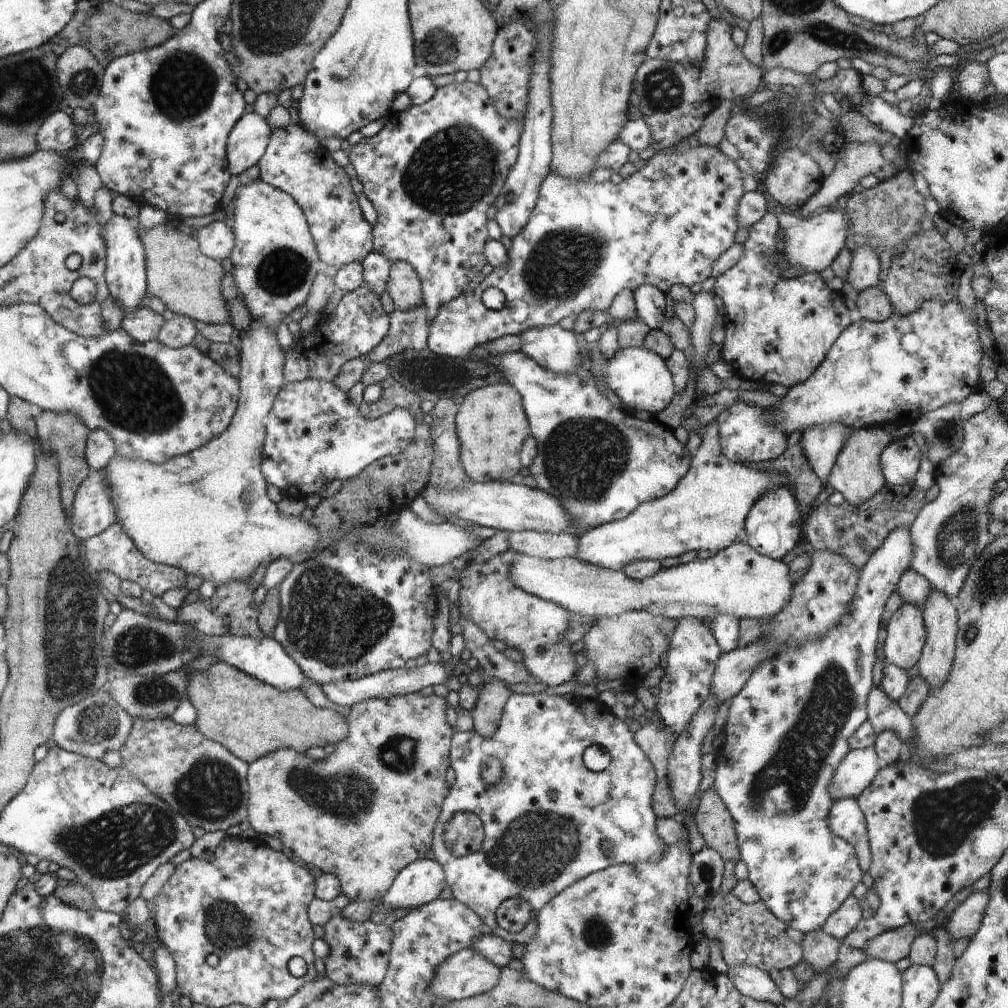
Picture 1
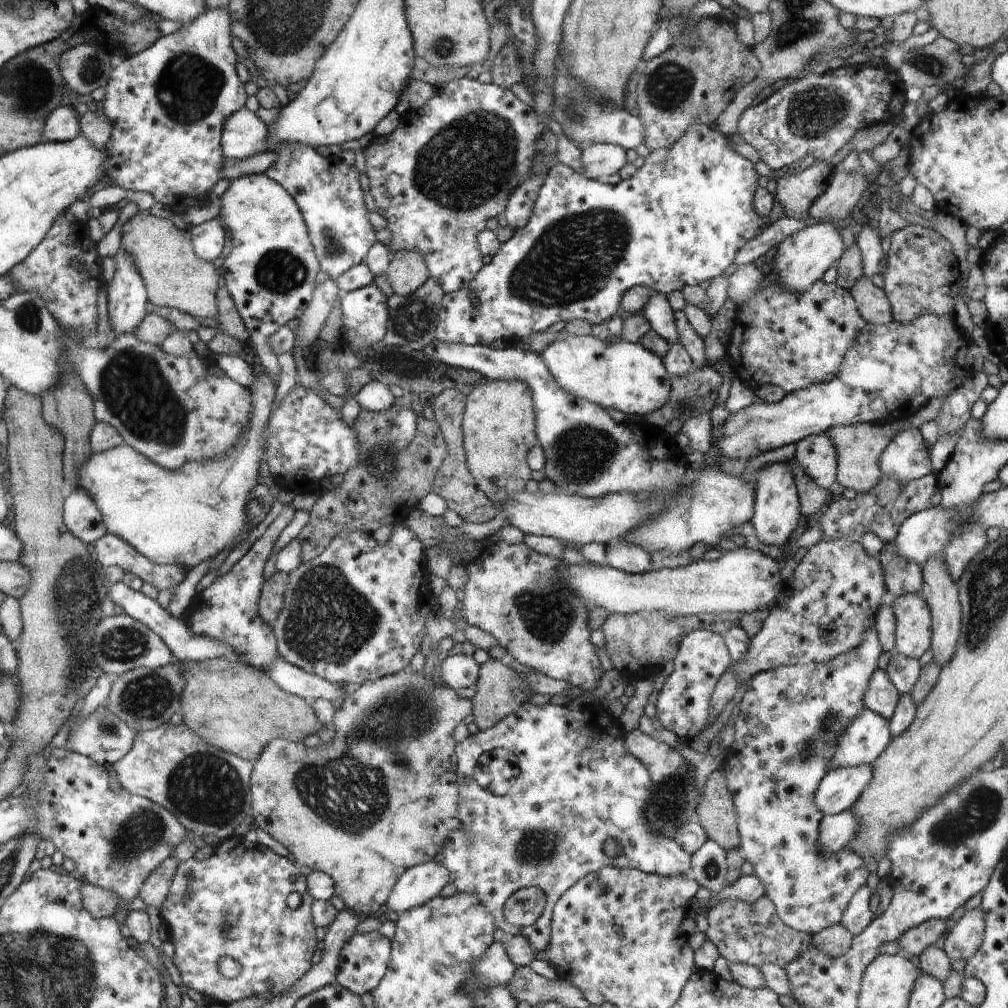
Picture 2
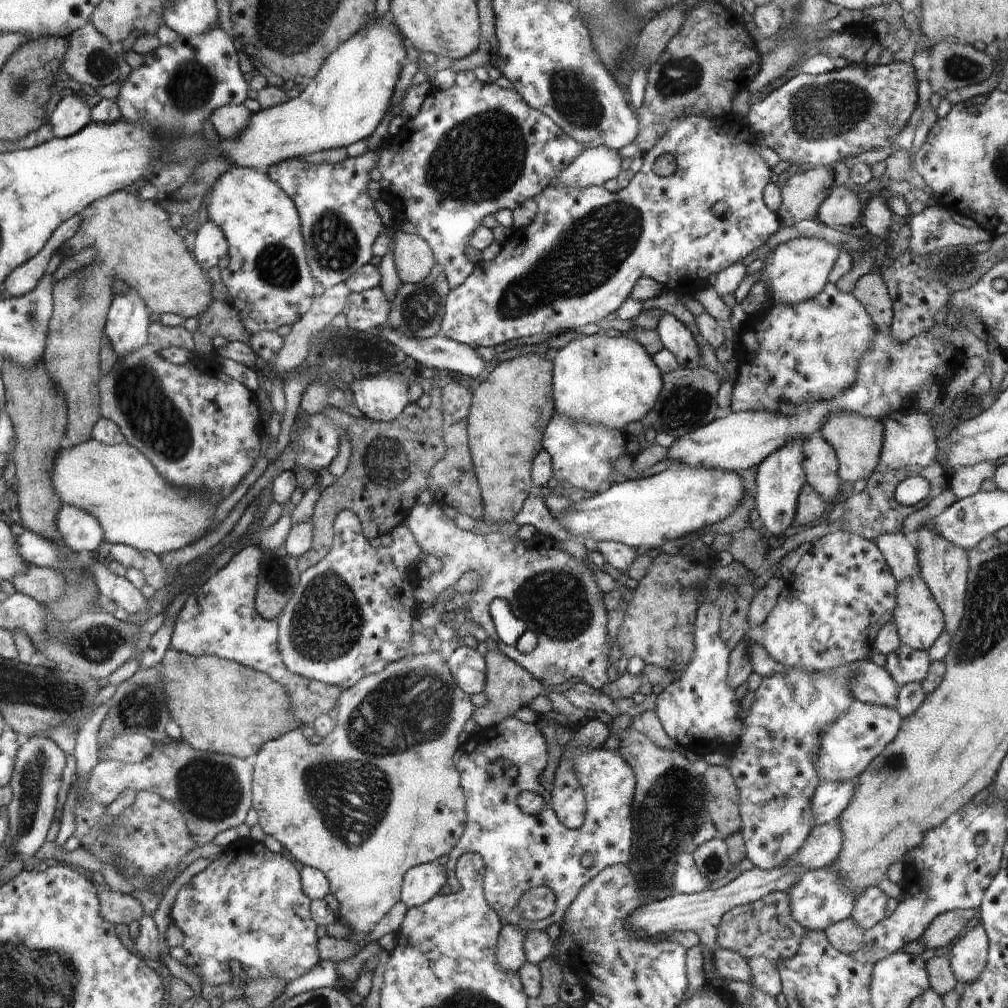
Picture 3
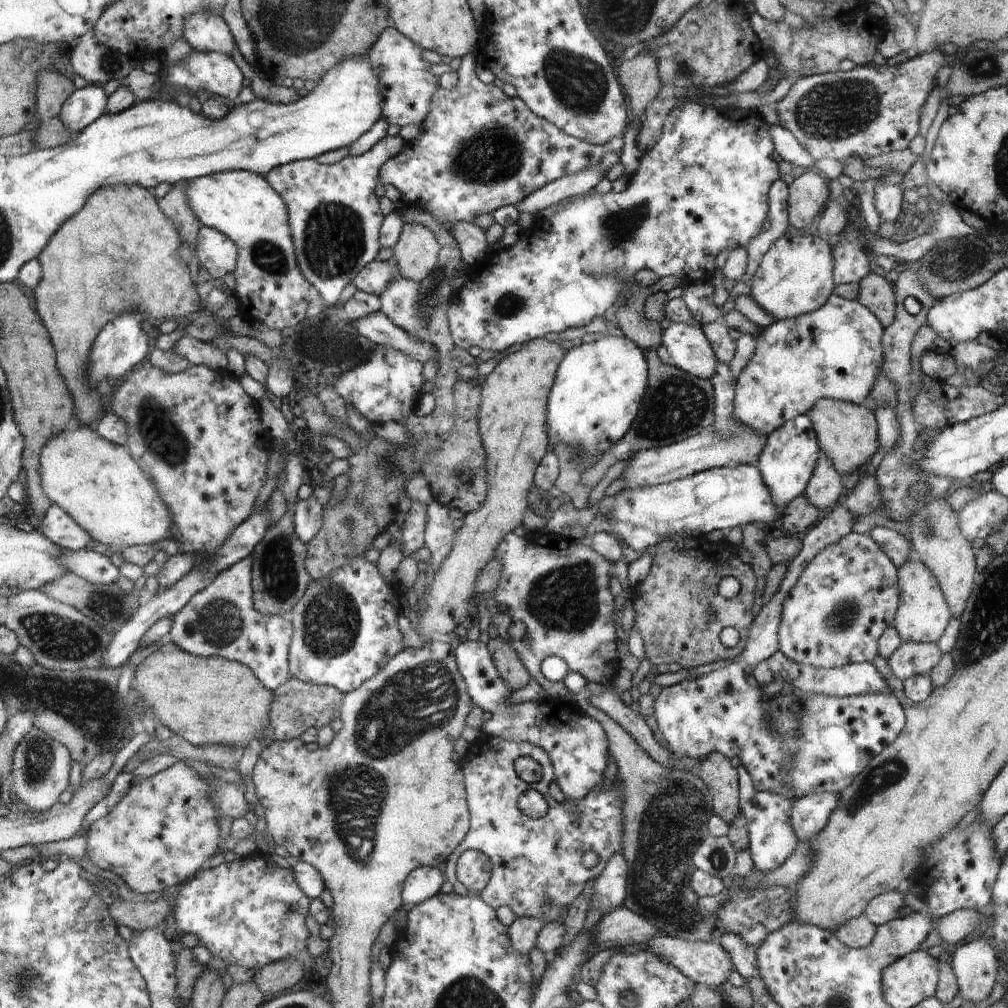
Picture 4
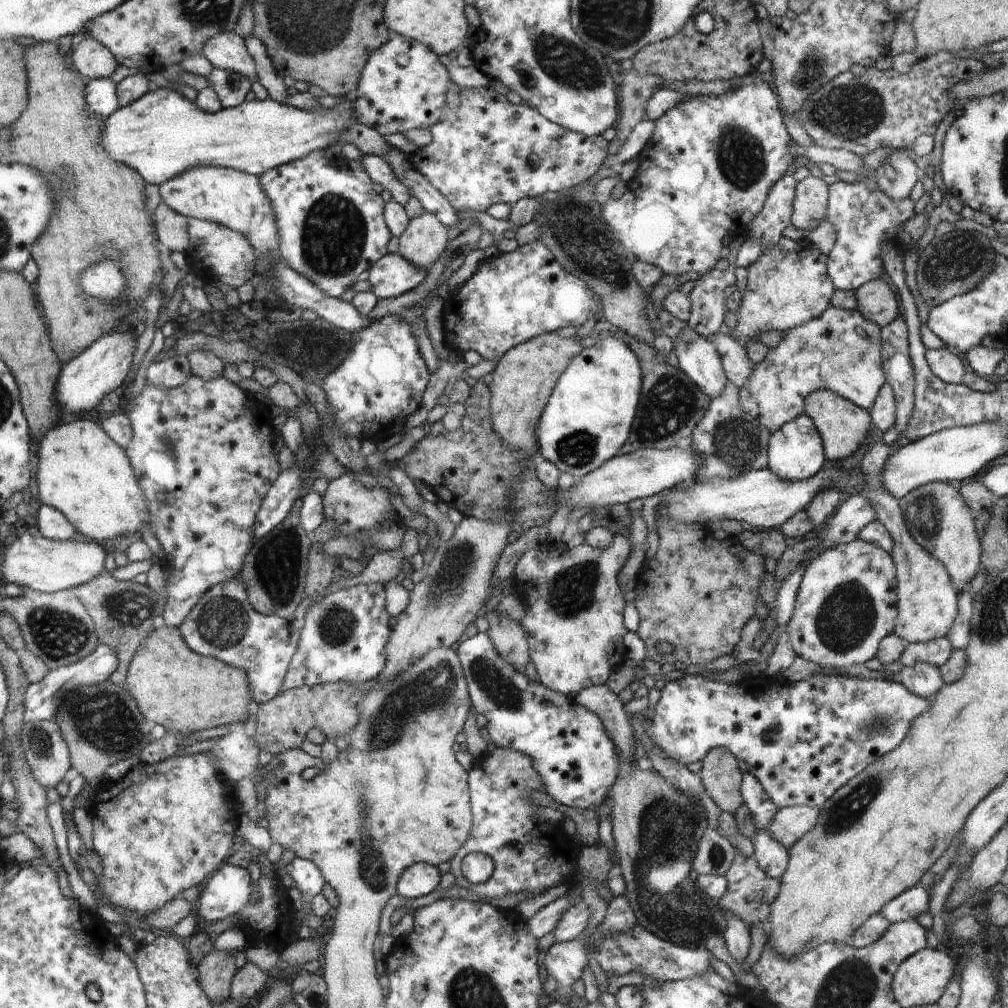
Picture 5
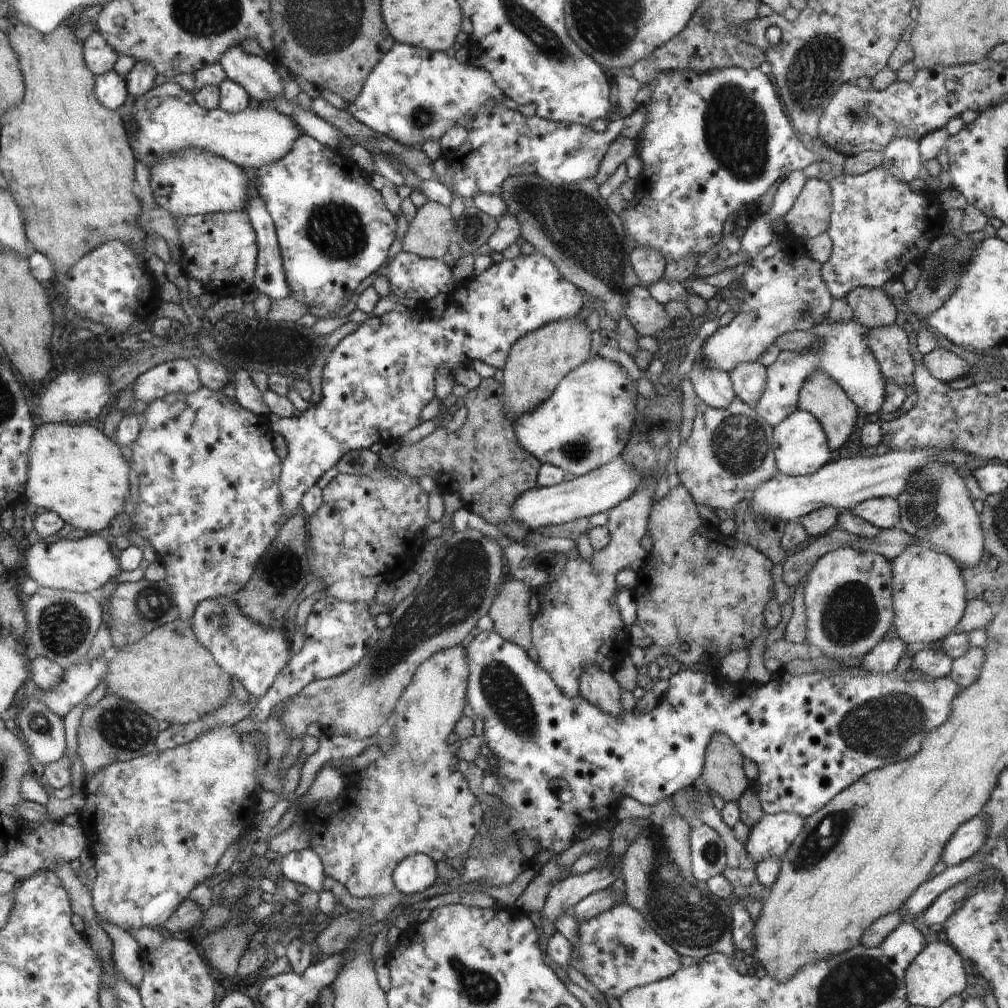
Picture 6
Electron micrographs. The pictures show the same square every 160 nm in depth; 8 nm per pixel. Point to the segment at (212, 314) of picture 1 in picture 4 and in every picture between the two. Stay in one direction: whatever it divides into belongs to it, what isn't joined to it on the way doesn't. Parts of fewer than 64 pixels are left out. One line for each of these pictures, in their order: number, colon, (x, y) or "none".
2: (175, 277)
3: (133, 241)
4: (118, 255)

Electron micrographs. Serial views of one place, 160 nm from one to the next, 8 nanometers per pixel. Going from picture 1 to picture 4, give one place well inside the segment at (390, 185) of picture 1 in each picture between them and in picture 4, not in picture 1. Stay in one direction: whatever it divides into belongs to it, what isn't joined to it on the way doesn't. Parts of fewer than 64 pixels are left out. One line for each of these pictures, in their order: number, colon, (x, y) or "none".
2: (455, 163)
3: (474, 148)
4: (479, 149)

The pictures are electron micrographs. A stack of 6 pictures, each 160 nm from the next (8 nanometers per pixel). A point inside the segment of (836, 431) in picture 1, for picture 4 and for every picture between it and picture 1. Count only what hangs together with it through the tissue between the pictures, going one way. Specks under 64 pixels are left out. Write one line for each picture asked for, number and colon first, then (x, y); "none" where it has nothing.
2: (816, 454)
3: (820, 464)
4: (823, 489)

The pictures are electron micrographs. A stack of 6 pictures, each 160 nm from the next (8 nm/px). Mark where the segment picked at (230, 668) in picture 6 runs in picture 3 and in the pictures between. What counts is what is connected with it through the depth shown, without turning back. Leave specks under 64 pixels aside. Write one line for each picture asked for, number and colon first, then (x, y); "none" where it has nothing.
3: (219, 617)
4: (220, 620)
5: (224, 624)

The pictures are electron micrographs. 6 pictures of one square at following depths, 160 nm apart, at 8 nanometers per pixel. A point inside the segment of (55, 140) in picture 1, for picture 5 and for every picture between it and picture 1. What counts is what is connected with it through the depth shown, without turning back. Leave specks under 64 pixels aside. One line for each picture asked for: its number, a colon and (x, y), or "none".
2: (62, 125)
3: (72, 114)
4: (85, 105)
5: (102, 97)

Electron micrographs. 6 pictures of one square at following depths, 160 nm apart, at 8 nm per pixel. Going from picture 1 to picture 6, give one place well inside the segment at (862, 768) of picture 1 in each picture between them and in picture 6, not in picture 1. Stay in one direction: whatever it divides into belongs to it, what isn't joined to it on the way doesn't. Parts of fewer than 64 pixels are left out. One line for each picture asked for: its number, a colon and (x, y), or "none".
2: (838, 791)
3: (830, 799)
4: (808, 816)
5: (789, 824)
6: (770, 838)

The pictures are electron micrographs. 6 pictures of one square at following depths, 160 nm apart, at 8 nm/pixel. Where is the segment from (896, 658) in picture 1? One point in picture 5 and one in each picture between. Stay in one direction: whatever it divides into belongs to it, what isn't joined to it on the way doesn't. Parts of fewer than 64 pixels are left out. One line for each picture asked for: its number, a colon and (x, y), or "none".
2: (913, 631)
3: (919, 620)
4: (923, 613)
5: (927, 600)

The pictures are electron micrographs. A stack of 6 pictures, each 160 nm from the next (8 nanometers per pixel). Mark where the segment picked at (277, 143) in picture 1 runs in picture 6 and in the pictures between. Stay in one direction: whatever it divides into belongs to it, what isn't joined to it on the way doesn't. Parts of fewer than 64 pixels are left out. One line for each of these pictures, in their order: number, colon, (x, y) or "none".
2: (327, 191)
3: (339, 223)
4: (334, 216)
5: (330, 224)
6: (334, 229)

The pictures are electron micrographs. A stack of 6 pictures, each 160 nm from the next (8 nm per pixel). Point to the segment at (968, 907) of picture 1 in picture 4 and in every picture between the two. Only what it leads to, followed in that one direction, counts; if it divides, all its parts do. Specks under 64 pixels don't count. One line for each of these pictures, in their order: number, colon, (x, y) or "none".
2: (964, 938)
3: (968, 956)
4: (974, 963)

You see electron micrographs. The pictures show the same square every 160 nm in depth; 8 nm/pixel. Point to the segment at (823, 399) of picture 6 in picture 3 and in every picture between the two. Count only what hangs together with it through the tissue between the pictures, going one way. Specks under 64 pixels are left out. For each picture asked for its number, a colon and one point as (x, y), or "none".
3: (857, 440)
4: (848, 434)
5: (842, 425)

